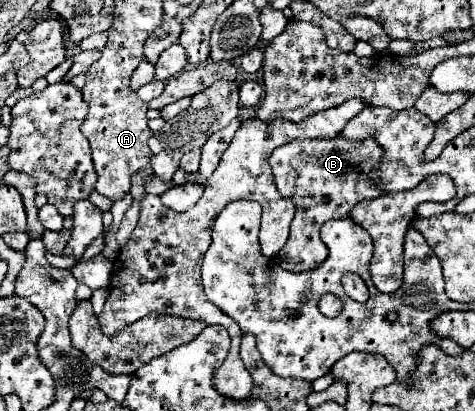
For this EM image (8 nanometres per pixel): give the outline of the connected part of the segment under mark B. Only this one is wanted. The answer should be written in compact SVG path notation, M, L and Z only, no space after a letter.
M342 134L336 140L292 140L272 154L272 172L282 196L296 204L296 216L290 226L290 238L278 252L276 264L288 272L310 272L326 260L326 246L320 240L320 228L330 218L346 218L348 210L362 200L382 194L376 166L384 150L368 138L360 144L348 142Z

